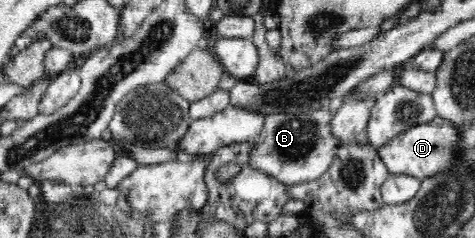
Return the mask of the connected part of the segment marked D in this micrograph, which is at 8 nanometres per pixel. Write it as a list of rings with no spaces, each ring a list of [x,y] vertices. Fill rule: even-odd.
[[[440,116],[396,134],[377,148],[377,153],[392,174],[408,174],[423,179],[444,170],[452,162],[452,146],[456,142],[456,126]]]

